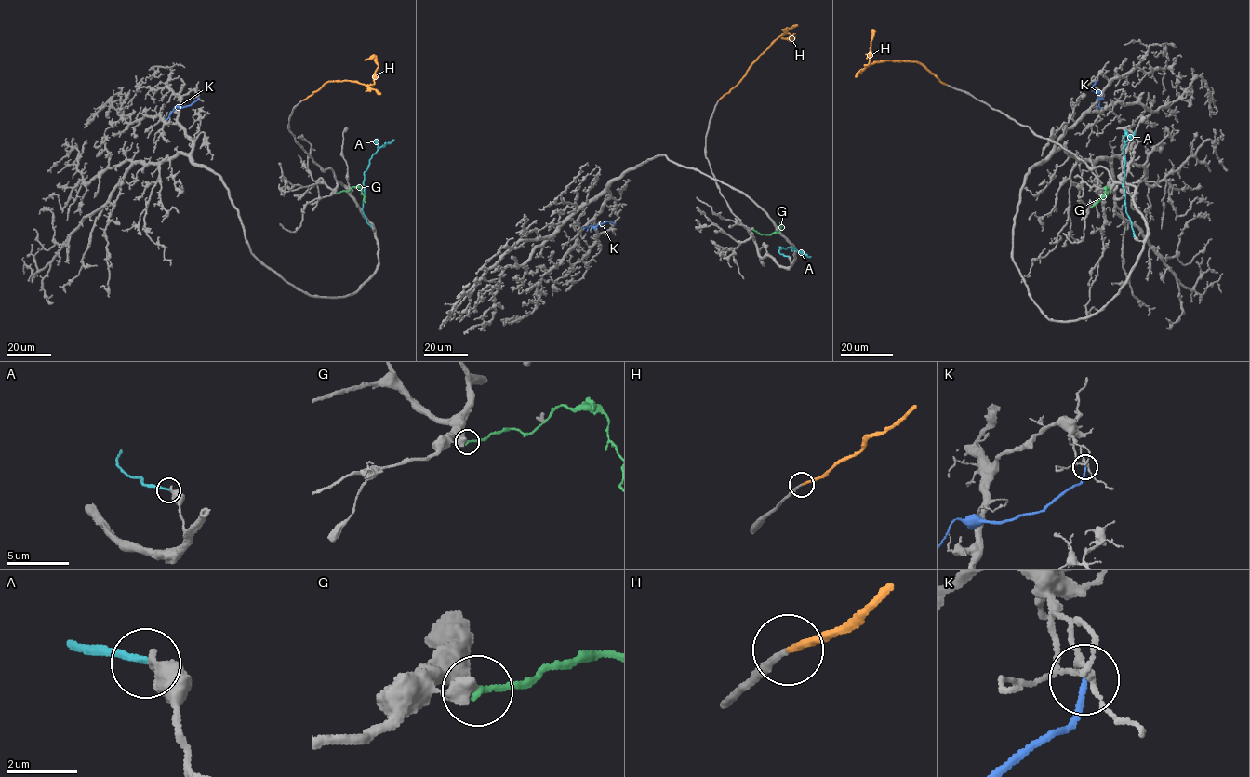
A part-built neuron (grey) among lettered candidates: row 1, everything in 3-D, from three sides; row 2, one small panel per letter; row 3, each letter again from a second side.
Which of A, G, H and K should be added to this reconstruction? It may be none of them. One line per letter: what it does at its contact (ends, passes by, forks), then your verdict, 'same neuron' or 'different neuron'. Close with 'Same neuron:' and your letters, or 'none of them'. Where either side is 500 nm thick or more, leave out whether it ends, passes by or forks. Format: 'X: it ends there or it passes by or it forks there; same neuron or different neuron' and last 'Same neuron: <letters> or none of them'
A: it ends there; different neuron
G: it ends there; different neuron
H: it ends there; same neuron
K: it ends there; different neuron
Same neuron: H

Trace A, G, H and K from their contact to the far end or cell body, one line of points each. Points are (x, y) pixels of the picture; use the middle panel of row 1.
A: (788, 257), (780, 253), (780, 247), (791, 247), (811, 256)
G: (753, 229), (761, 234), (777, 233), (782, 221)
H: (719, 100), (780, 36), (786, 33), (794, 37), (781, 38)
K: (615, 224), (605, 221), (583, 228)

